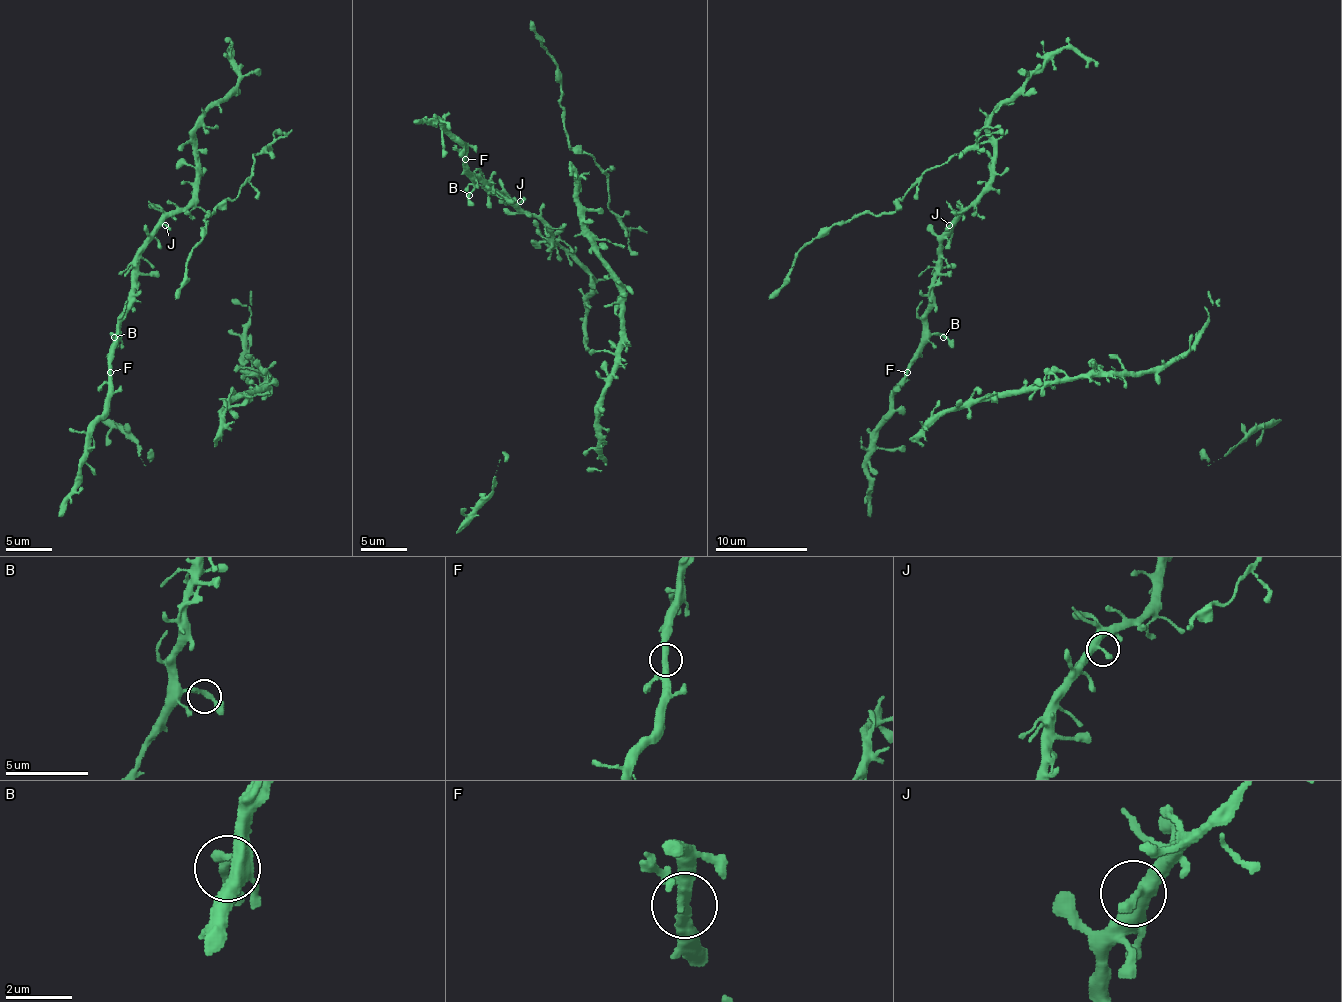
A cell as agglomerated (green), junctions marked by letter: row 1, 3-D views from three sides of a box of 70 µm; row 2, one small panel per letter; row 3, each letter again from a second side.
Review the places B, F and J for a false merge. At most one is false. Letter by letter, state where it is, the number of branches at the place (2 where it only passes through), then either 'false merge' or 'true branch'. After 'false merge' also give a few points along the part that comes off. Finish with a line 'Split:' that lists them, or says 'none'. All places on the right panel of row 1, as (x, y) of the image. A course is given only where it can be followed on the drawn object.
B: place (943, 337); branches 2; true branch
F: place (907, 372); branches 2; true branch
J: place (949, 225); branches 2; true branch
Split: none

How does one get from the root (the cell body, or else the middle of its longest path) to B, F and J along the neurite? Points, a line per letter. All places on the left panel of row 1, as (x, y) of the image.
B: (112, 384), (110, 347), (117, 338), (112, 335), (114, 338)
F: (112, 384), (110, 372)
J: (112, 384), (110, 356), (119, 331), (119, 315), (128, 303), (135, 255), (165, 225)

